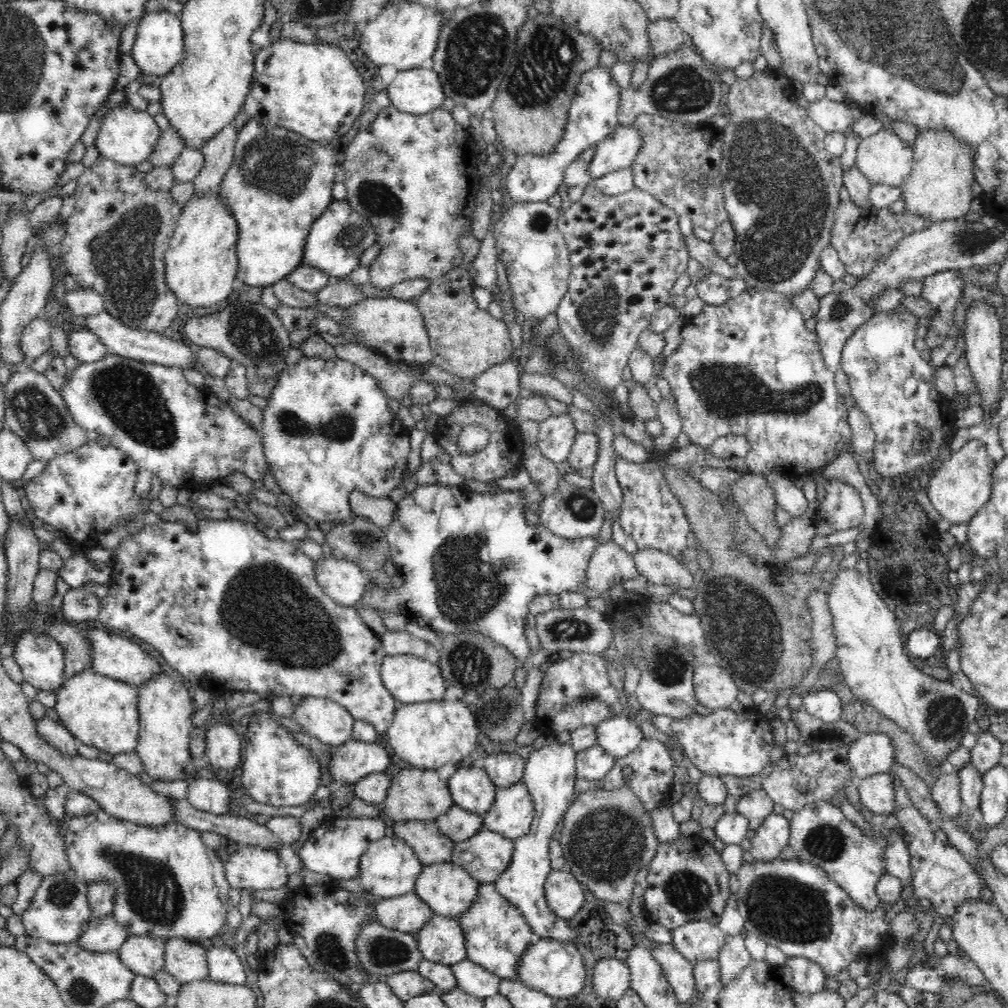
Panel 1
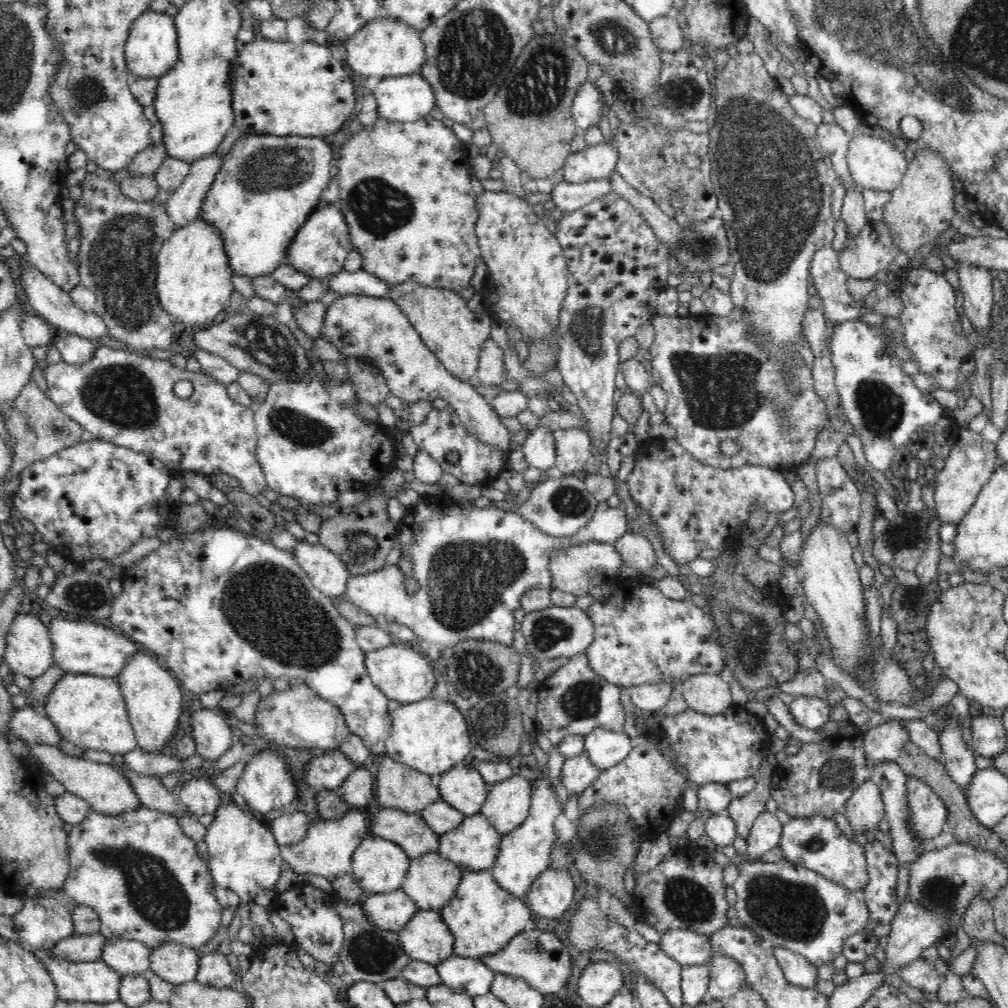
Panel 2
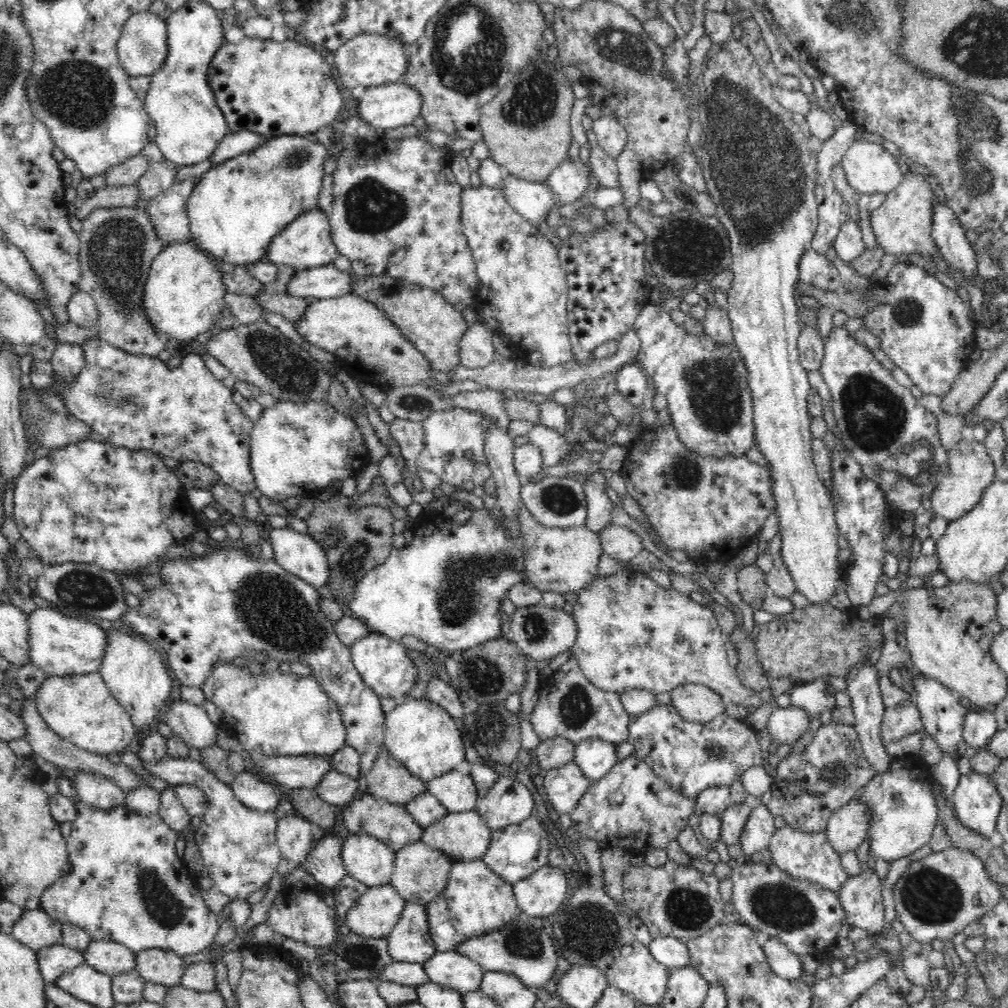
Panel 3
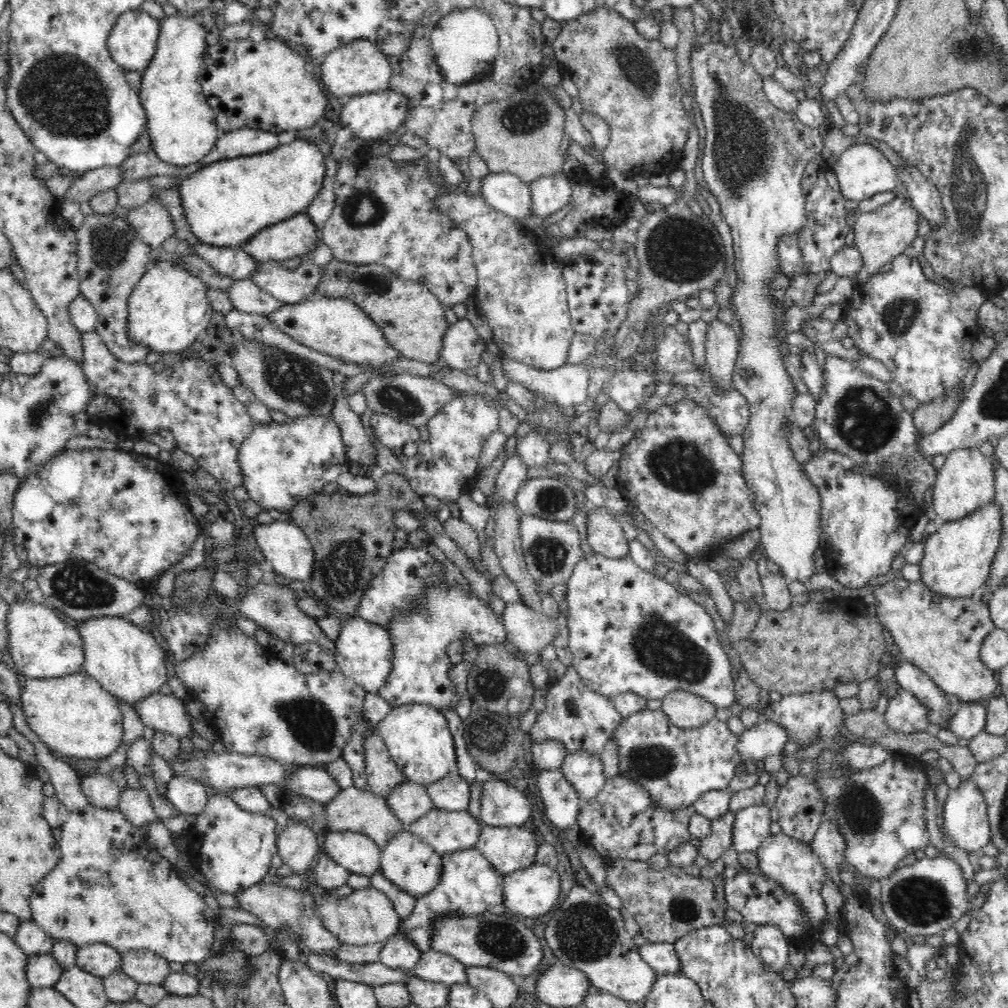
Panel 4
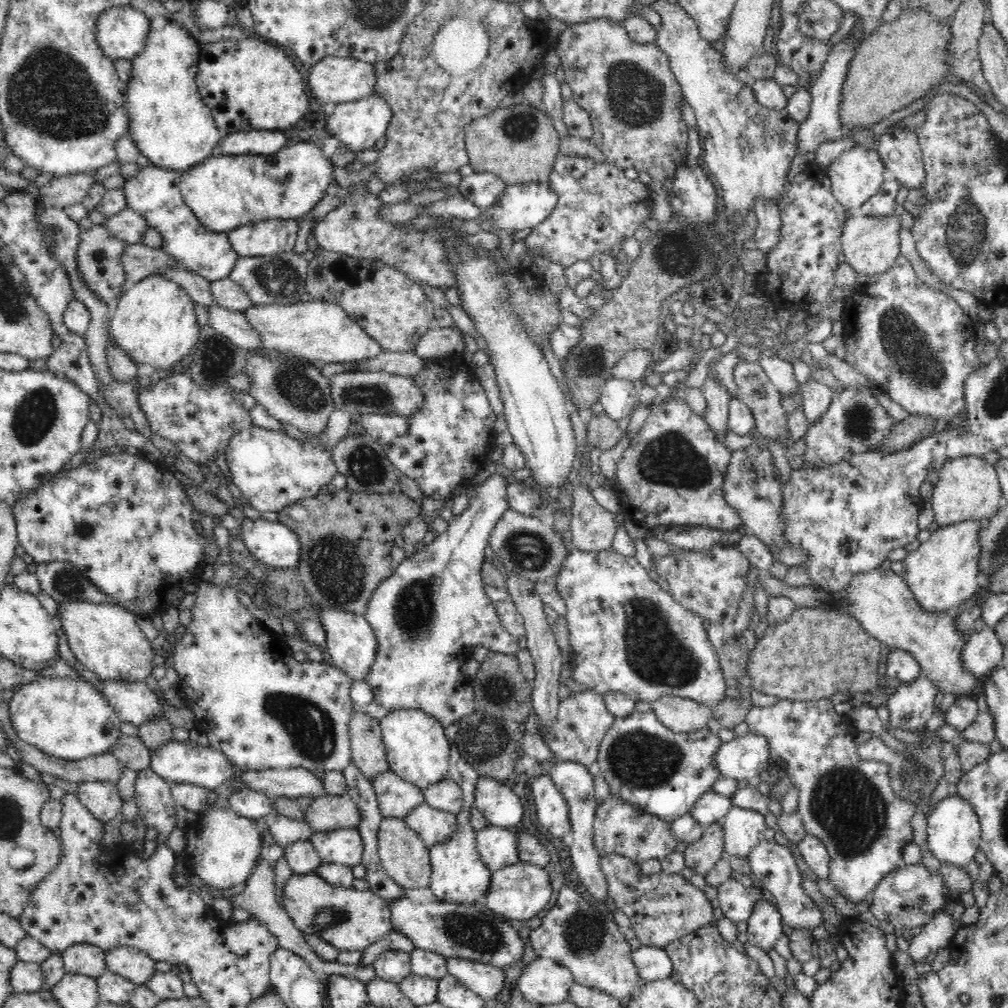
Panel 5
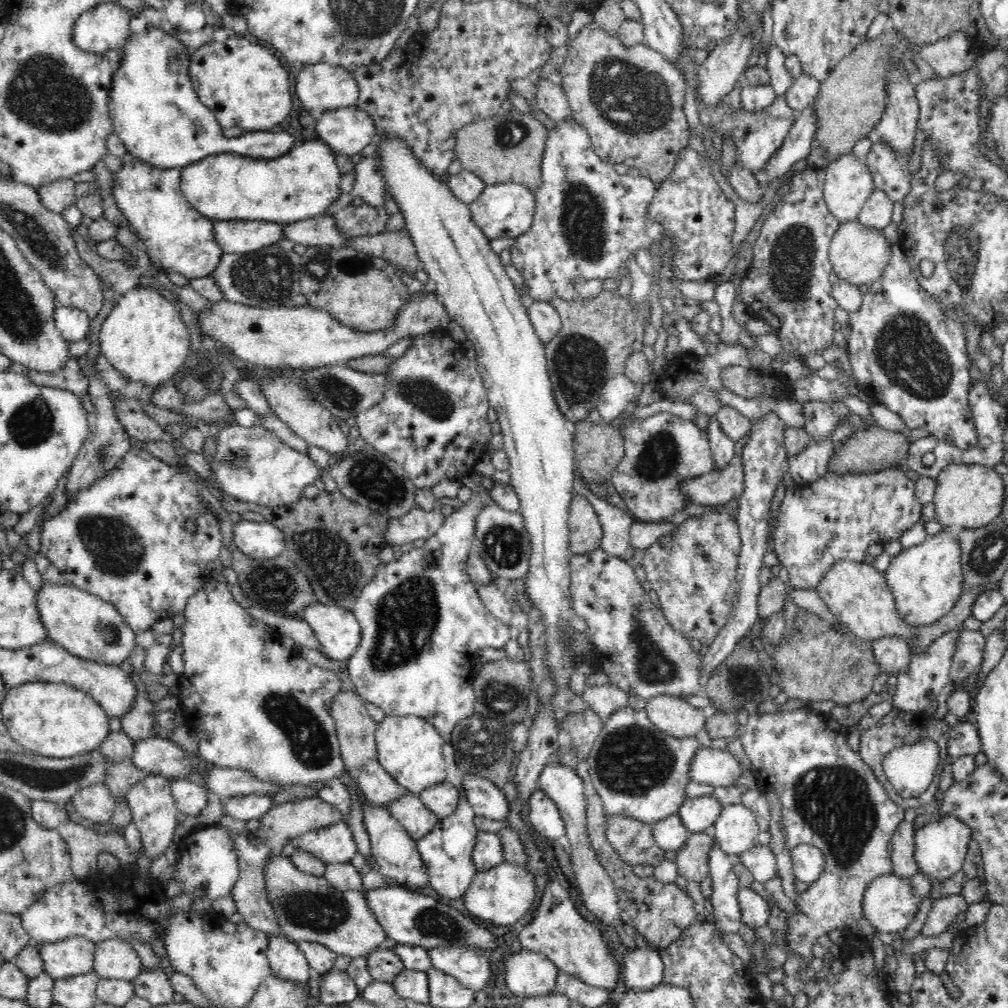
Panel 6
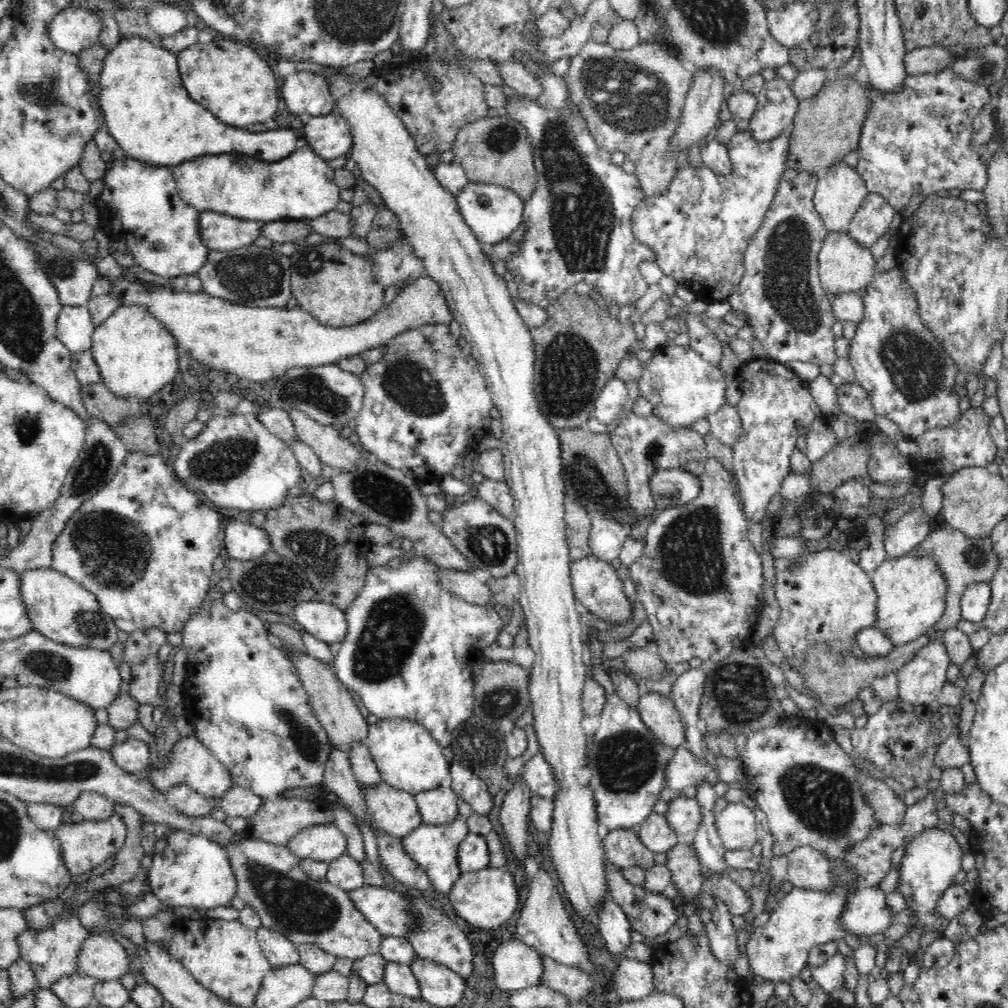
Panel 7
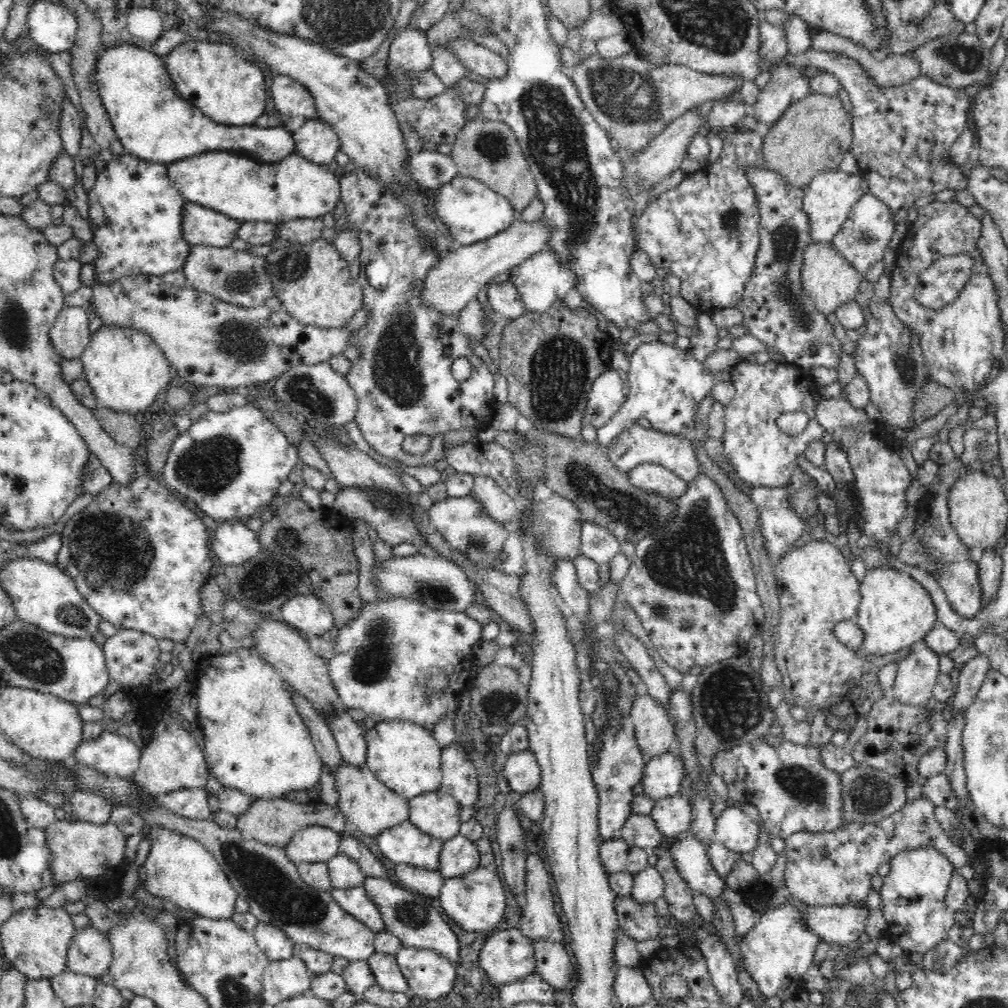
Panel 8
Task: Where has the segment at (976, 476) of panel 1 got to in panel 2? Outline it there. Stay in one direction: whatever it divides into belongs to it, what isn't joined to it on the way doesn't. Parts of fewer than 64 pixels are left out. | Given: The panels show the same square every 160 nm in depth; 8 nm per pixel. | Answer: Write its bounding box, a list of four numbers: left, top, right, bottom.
[932,429,1000,524]

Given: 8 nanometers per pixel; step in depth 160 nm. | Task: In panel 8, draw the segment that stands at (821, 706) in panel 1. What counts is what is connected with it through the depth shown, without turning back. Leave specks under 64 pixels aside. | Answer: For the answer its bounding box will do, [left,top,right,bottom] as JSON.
[642,753,686,800]

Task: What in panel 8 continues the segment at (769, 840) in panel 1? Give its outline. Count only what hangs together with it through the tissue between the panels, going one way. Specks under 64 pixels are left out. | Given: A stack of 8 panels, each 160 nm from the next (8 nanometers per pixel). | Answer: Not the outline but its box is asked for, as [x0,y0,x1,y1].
[715,807,759,852]

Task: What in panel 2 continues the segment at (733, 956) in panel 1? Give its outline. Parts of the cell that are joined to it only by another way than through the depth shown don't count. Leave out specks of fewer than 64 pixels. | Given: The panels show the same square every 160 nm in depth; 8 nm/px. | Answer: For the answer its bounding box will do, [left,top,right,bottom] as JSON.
[707,954,745,1000]

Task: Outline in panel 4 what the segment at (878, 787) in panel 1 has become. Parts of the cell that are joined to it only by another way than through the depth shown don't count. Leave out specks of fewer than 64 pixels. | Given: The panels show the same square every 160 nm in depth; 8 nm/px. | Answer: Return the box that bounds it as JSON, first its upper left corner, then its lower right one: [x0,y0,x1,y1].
[811,819,845,869]

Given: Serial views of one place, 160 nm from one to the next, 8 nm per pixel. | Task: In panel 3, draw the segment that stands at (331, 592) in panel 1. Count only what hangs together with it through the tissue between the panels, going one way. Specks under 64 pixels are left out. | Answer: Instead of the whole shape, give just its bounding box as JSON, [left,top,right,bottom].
[269,527,330,588]

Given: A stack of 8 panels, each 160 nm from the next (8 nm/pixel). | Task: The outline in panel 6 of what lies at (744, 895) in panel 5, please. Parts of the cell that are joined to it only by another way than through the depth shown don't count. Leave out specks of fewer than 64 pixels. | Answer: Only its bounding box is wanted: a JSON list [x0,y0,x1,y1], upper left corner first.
[709,842,742,935]

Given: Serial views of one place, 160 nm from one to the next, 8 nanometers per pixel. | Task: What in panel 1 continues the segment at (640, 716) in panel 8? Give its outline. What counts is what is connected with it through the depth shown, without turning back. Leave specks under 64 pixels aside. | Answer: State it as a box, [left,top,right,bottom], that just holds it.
[693,664,739,711]

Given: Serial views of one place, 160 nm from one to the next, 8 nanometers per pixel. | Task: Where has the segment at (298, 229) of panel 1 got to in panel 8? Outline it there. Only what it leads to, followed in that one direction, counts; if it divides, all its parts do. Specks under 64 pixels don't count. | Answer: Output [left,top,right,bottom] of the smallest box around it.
[167,151,341,224]

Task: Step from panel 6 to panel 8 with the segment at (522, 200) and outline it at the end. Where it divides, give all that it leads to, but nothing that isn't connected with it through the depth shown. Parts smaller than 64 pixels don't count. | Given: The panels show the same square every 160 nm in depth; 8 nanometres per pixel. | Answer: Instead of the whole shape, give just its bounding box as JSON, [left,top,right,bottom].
[433,174,517,245]

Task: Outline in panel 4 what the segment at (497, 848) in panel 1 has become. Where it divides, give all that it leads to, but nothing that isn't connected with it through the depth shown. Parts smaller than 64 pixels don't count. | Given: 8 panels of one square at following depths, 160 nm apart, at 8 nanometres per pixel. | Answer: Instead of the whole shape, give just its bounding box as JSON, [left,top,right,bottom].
[408,808,483,855]

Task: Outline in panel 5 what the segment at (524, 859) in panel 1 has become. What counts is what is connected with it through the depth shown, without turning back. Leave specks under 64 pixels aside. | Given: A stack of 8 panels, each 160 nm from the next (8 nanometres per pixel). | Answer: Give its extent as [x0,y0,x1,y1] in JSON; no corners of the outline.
[476,826,519,871]

